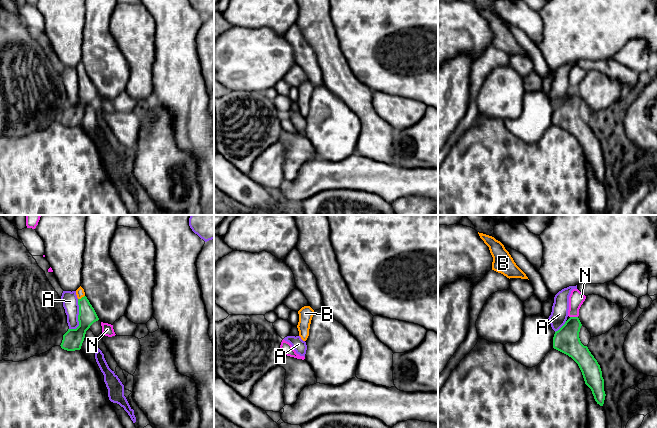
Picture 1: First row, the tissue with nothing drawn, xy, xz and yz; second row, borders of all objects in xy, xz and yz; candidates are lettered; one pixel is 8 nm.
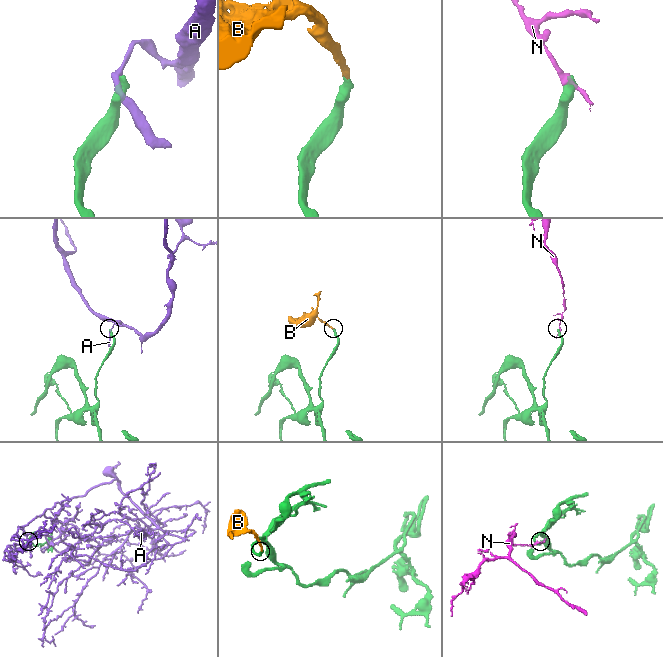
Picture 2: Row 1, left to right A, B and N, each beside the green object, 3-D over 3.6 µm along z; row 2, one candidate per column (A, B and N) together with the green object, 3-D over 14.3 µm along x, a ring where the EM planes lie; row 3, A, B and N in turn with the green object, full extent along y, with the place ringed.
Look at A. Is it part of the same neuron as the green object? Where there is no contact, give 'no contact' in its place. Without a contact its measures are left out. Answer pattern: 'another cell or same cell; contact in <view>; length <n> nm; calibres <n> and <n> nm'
another cell; contact in xy; length 260 nm; calibres 160 and 130 nm

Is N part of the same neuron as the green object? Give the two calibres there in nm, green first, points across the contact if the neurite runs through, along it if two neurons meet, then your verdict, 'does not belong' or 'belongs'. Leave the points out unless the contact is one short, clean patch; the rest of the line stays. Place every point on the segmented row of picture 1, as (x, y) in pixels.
calibres 200 and 120 nm; border yz (570, 316), (577, 317); does not belong

